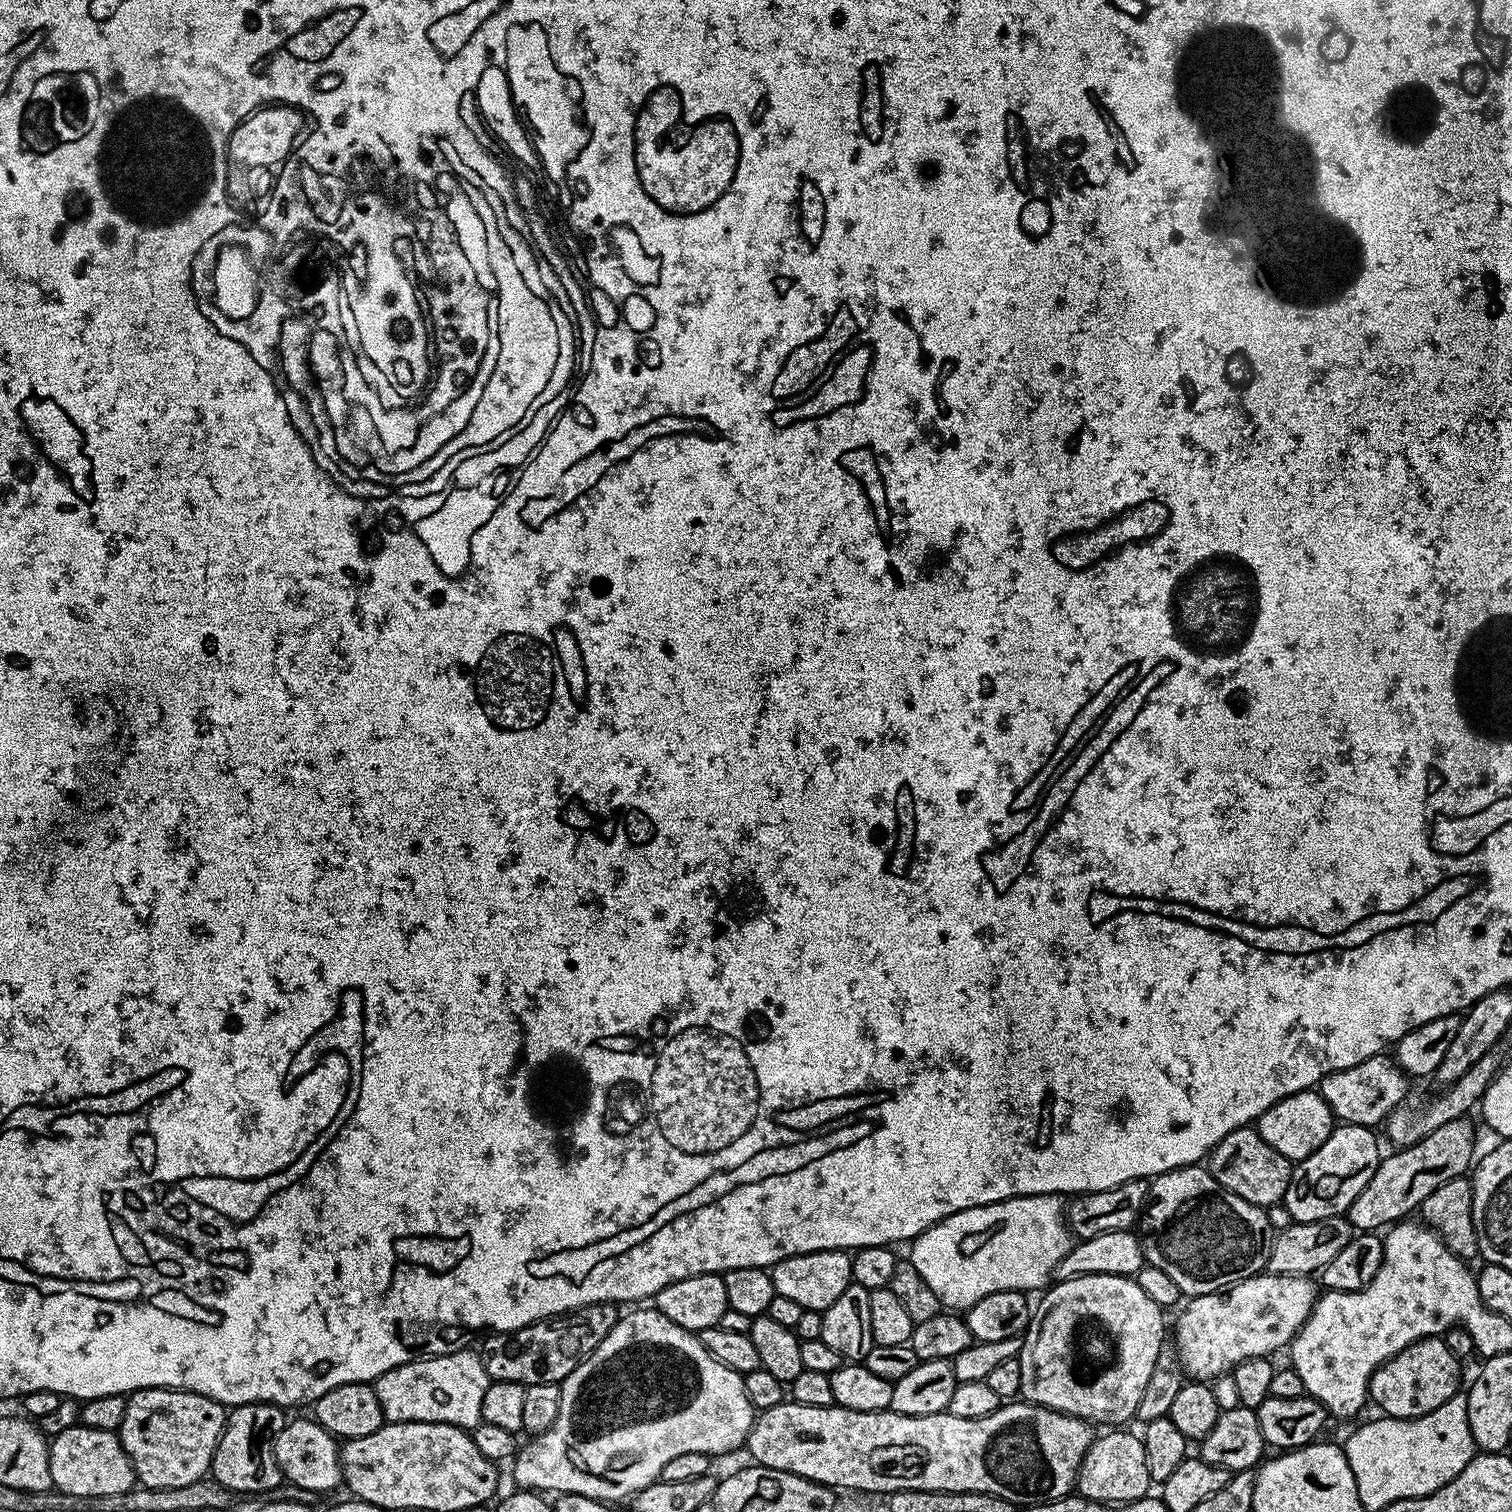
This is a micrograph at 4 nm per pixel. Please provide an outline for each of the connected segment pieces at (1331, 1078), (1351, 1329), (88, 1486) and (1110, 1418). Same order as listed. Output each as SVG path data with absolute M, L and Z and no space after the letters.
M1381 1054L1358 1062L1358 1066L1326 1074L1326 1078L1319 1082L1318 1091L1337 1121L1380 1126L1393 1110L1405 1103L1408 1083L1409 1077L1397 1066L1395 1059L1391 1055Z
M1405 1218L1387 1229L1388 1236L1383 1237L1384 1253L1382 1254L1382 1262L1380 1269L1374 1279L1360 1292L1330 1292L1325 1291L1323 1295L1317 1299L1315 1306L1312 1307L1312 1313L1308 1316L1306 1323L1301 1326L1299 1332L1293 1338L1290 1345L1290 1353L1292 1352L1292 1360L1290 1367L1298 1374L1298 1378L1302 1378L1302 1386L1305 1393L1312 1396L1322 1407L1326 1409L1329 1417L1335 1416L1356 1416L1364 1408L1364 1403L1369 1403L1368 1383L1372 1377L1372 1372L1378 1367L1386 1363L1390 1358L1394 1358L1394 1354L1398 1354L1402 1350L1406 1350L1406 1346L1410 1346L1415 1340L1424 1340L1427 1336L1443 1337L1449 1328L1453 1327L1452 1320L1452 1272L1460 1272L1466 1268L1465 1261L1459 1256L1455 1256L1449 1248L1441 1241L1439 1236L1432 1231L1431 1228L1423 1223L1417 1222L1412 1218Z
M83 1426L62 1430L62 1434L51 1437L48 1461L52 1488L57 1492L79 1496L126 1494L137 1483L136 1472L132 1468L130 1458L115 1432Z
M1110 1274L1061 1280L1053 1283L1044 1294L1040 1305L1035 1305L1028 1330L1022 1337L1018 1357L1022 1370L1019 1399L1097 1425L1127 1425L1124 1423L1136 1415L1138 1401L1146 1394L1146 1382L1150 1382L1150 1374L1154 1374L1154 1366L1165 1347L1165 1309L1156 1304L1154 1298L1146 1298L1146 1290L1142 1290L1135 1279Z

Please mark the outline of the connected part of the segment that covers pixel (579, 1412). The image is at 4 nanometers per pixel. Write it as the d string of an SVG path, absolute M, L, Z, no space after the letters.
M655 1306L637 1308L640 1308L637 1312L625 1311L610 1330L610 1334L606 1334L606 1338L602 1338L602 1342L598 1342L595 1350L560 1384L562 1402L558 1410L558 1418L554 1418L554 1426L550 1426L550 1430L539 1433L535 1438L529 1439L532 1441L525 1448L523 1445L517 1451L511 1467L513 1466L512 1476L520 1483L517 1485L521 1489L535 1490L540 1494L548 1494L548 1491L552 1491L552 1494L562 1492L586 1494L595 1500L617 1502L616 1500L624 1500L627 1496L635 1497L644 1492L646 1486L655 1484L660 1479L666 1462L670 1462L670 1458L678 1458L678 1454L732 1452L739 1444L741 1447L747 1441L748 1431L751 1430L754 1419L754 1409L750 1398L746 1398L744 1377L738 1375L734 1370L722 1366L722 1362L710 1358L710 1354L706 1354L697 1333L686 1331L682 1326L678 1326L678 1322L670 1322L670 1318L666 1318L666 1314L659 1312Z

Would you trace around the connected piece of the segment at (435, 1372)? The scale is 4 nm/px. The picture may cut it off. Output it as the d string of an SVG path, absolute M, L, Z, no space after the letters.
M472 1350L451 1352L445 1356L429 1356L423 1360L411 1360L398 1366L374 1381L378 1402L382 1402L385 1421L401 1424L402 1422L442 1422L453 1424L465 1430L476 1428L482 1423L482 1397L486 1395L489 1378L484 1363Z

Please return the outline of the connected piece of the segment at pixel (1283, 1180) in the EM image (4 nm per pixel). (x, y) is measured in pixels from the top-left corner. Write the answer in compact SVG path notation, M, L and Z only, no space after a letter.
M1245 1126L1226 1134L1222 1142L1213 1146L1206 1157L1206 1167L1223 1188L1230 1190L1230 1194L1238 1194L1238 1198L1267 1210L1271 1204L1283 1201L1294 1164L1278 1154L1278 1150L1274 1150L1274 1146L1270 1146L1255 1127Z

